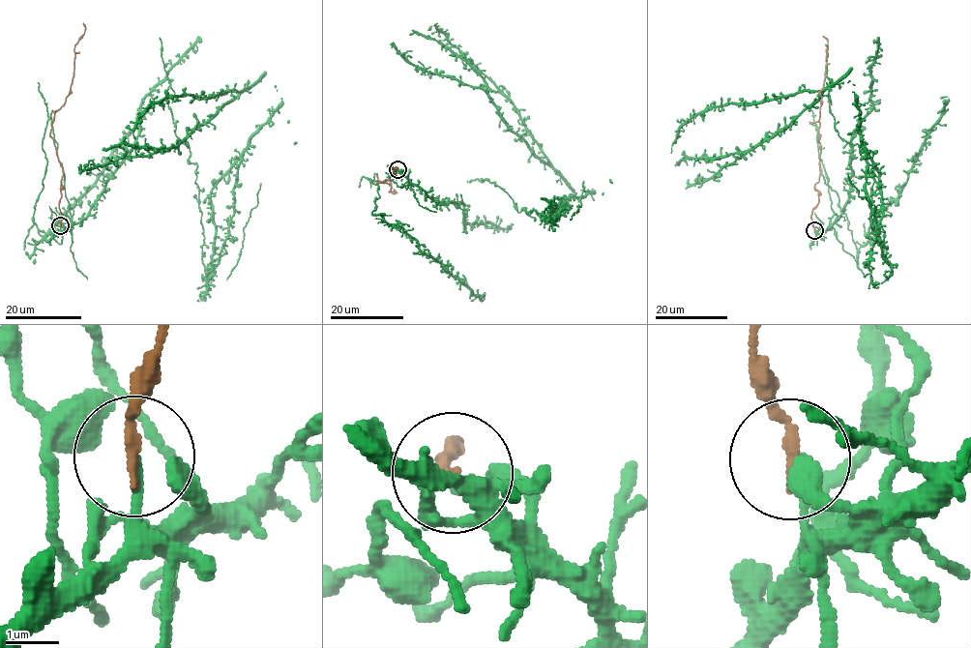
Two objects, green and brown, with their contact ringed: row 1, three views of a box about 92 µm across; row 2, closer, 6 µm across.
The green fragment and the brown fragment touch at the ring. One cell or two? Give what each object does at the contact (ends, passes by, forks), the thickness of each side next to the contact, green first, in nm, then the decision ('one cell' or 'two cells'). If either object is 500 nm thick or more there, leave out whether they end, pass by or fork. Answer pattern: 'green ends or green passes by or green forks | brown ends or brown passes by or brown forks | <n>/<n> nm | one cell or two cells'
green ends | brown ends | 200/240 nm | two cells

